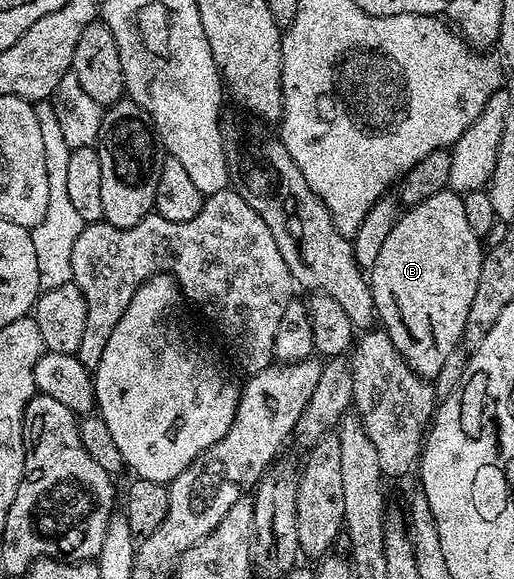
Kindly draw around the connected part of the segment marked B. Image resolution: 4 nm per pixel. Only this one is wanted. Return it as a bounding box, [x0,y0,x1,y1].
[369,188,484,379]

